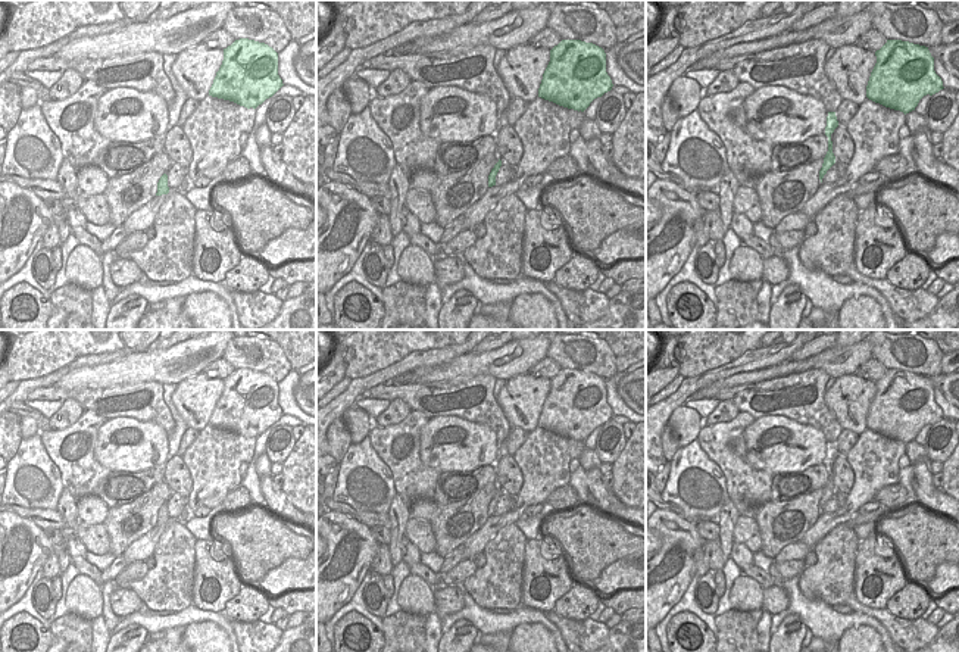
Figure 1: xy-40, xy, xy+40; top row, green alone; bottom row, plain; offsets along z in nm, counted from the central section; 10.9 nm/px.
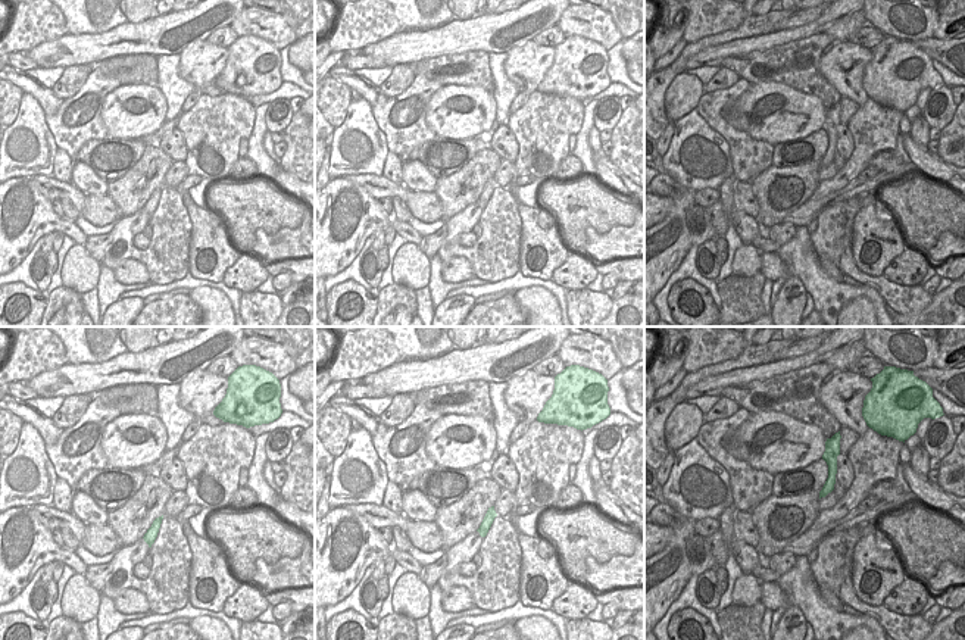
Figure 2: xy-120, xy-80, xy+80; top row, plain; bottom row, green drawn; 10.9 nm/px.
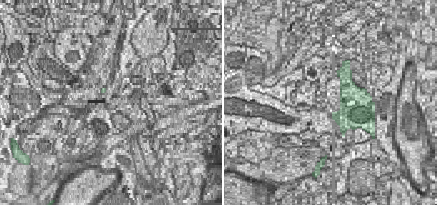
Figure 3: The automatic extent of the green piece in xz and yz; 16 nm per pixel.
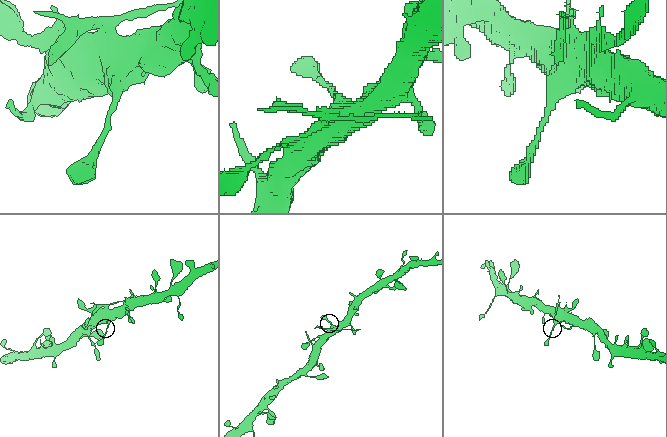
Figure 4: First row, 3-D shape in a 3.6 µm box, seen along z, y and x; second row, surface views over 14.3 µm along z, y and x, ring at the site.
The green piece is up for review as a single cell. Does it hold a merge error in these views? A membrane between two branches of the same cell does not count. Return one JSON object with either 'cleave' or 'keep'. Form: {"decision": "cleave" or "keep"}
{"decision": "keep"}

